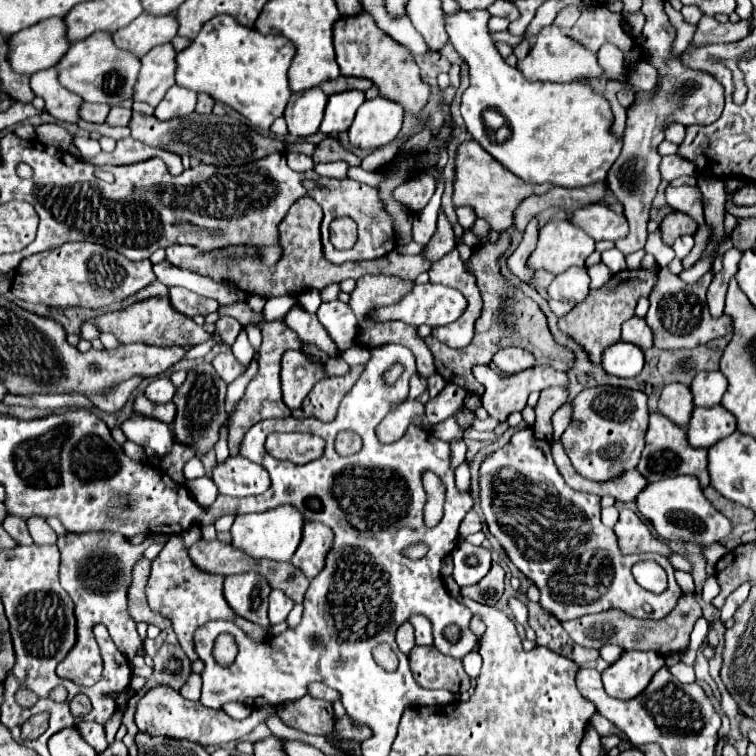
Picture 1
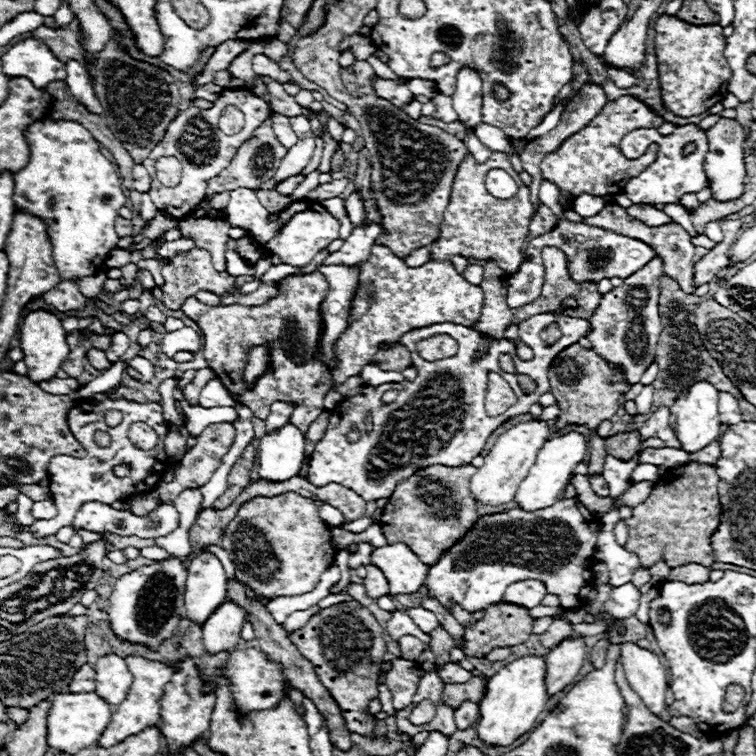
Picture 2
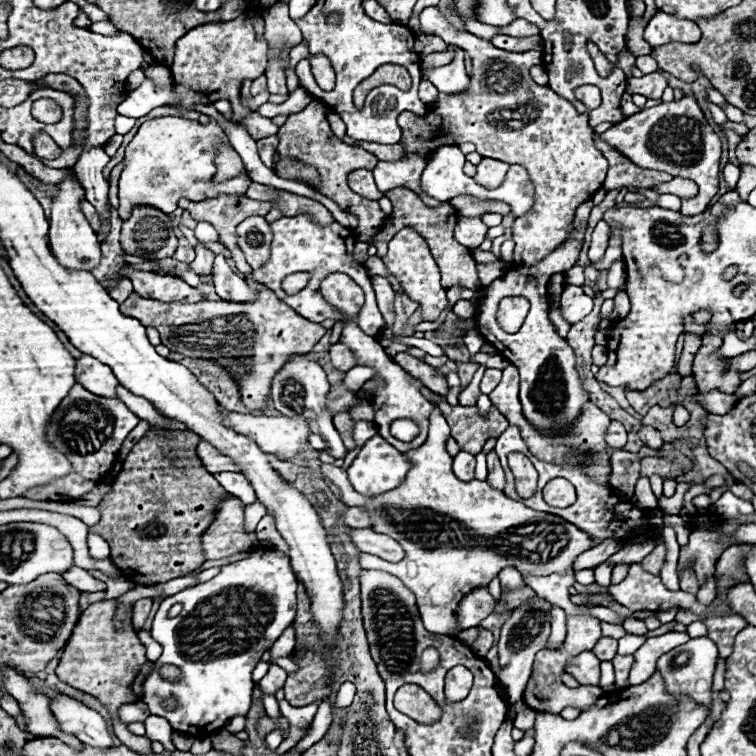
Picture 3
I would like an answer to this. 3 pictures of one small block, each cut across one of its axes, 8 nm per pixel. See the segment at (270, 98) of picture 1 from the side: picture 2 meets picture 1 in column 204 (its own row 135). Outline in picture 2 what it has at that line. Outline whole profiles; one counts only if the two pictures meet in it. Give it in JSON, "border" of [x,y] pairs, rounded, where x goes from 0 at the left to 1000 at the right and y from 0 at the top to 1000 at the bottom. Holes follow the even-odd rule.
{"border":[[[58,156],[45,164],[45,172],[40,164],[32,172],[32,183],[40,193],[40,214],[19,230],[16,265],[24,280],[40,280],[63,296],[71,349],[79,357],[79,373],[56,389],[56,394],[79,413],[108,410],[116,397],[101,370],[130,362],[138,354],[140,339],[156,320],[151,291],[169,262],[164,259],[151,217],[135,206],[132,190],[108,164]],[[69,262],[74,265],[71,275],[63,272]]]}

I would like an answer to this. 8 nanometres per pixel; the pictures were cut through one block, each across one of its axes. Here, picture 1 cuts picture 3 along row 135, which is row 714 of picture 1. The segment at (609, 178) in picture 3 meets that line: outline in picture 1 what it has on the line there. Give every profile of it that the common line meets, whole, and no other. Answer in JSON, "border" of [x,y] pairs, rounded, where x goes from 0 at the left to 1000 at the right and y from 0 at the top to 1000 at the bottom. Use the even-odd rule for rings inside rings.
{"border":[[[786,944],[783,947],[783,960],[791,966],[791,971],[794,974],[804,974],[804,971],[820,971],[823,974],[823,979],[831,979],[817,963],[810,963],[810,958],[804,958],[804,952],[799,952],[799,947],[794,947],[794,944]]]}

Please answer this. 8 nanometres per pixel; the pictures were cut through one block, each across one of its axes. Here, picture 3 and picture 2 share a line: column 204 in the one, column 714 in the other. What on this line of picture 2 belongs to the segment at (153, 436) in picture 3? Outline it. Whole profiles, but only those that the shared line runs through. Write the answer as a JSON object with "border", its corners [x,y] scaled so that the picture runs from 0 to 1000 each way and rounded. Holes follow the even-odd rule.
{"border":[[[913,611],[876,627],[857,661],[839,672],[839,680],[828,688],[833,706],[825,725],[839,730],[852,749],[862,749],[876,735],[886,751],[910,743],[939,749],[944,743],[944,730],[937,712],[950,698],[950,690],[950,627],[942,616]]]}

